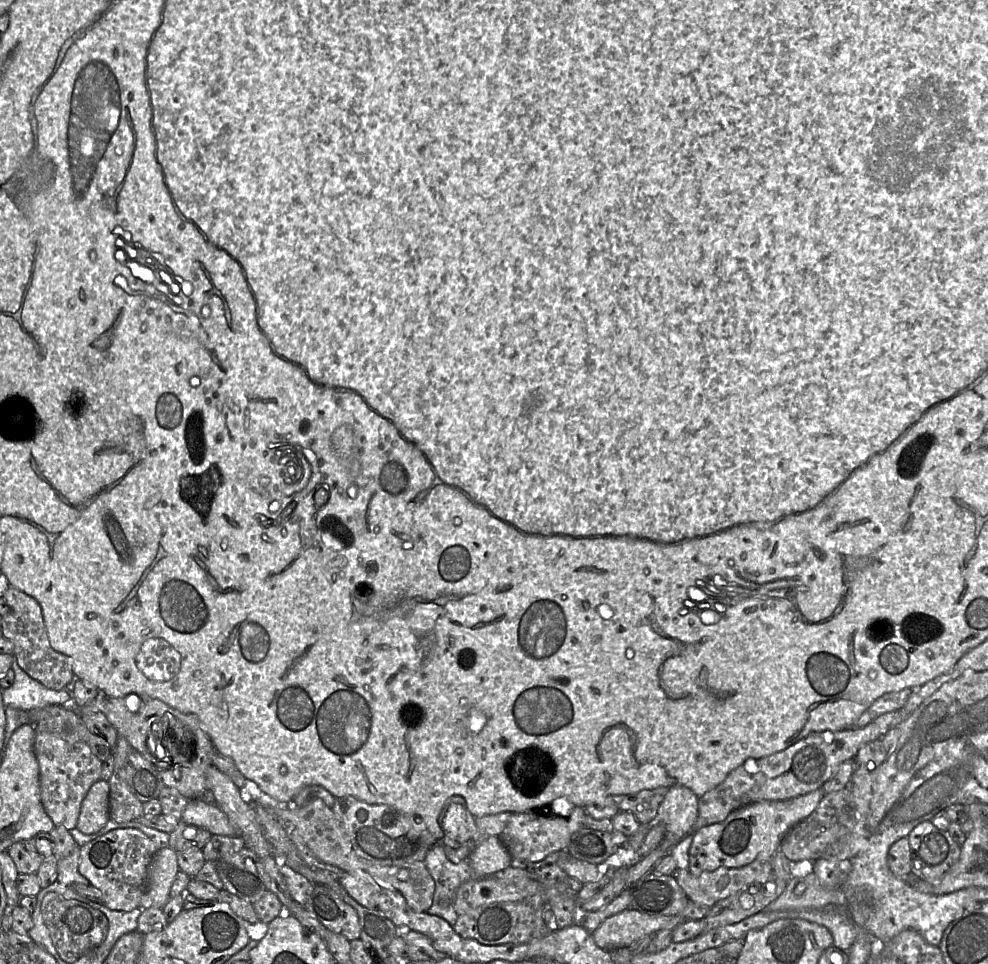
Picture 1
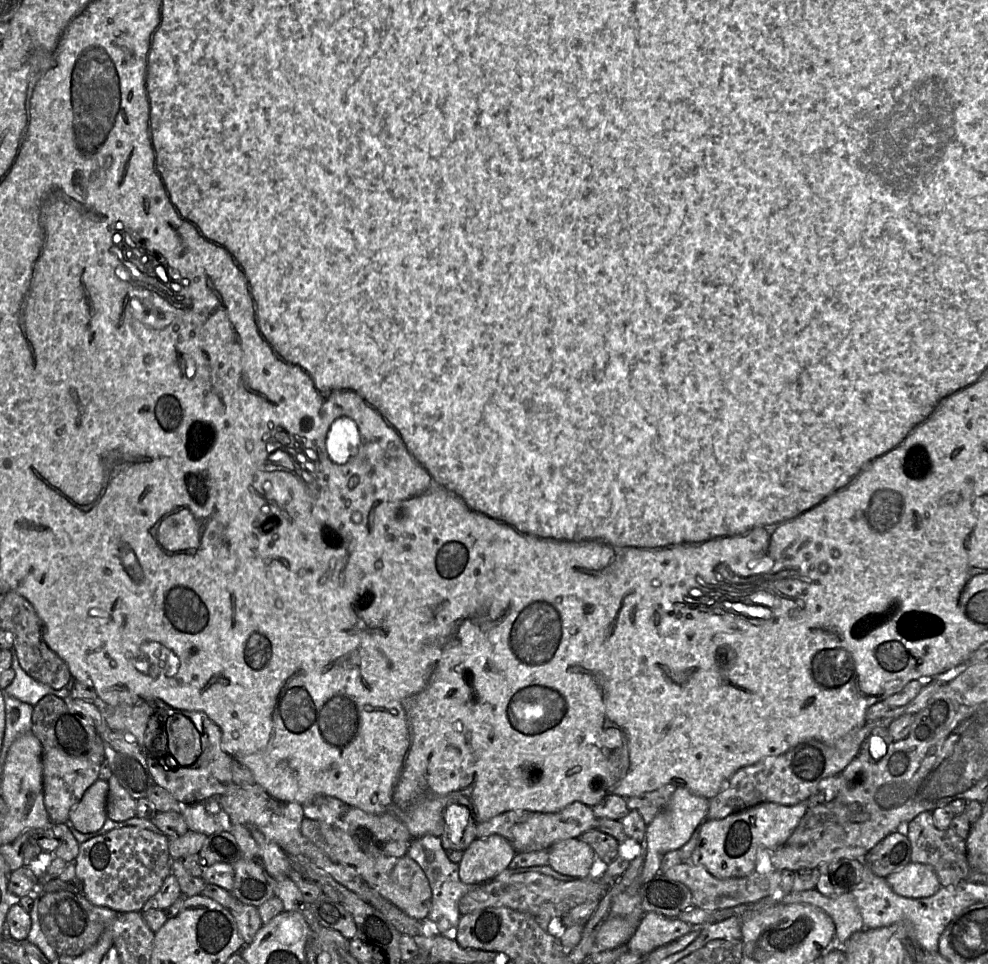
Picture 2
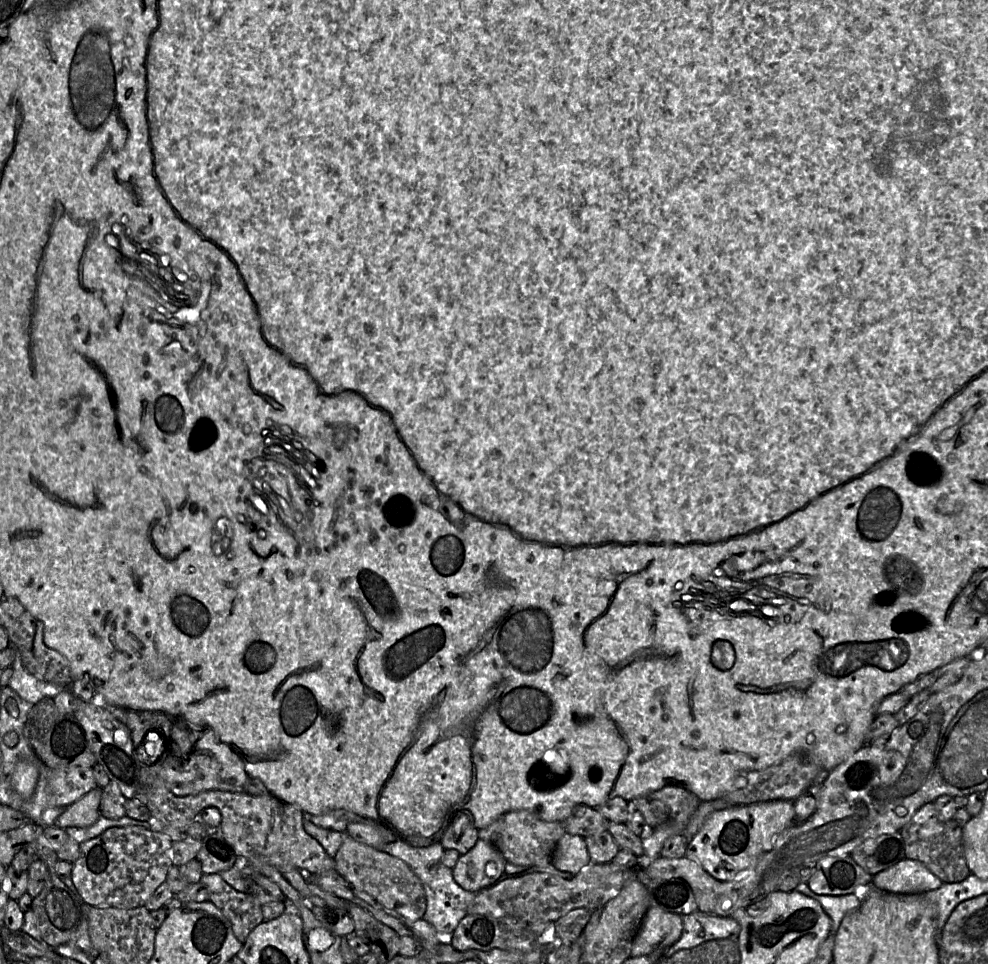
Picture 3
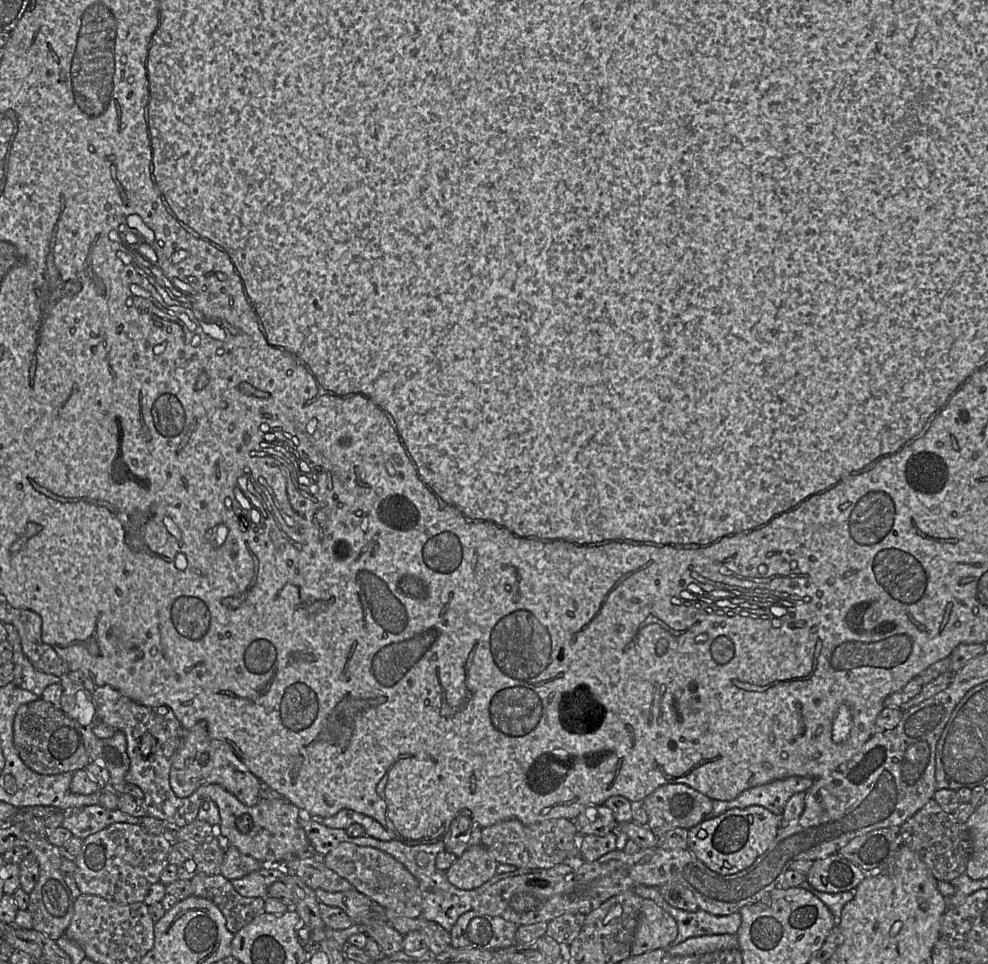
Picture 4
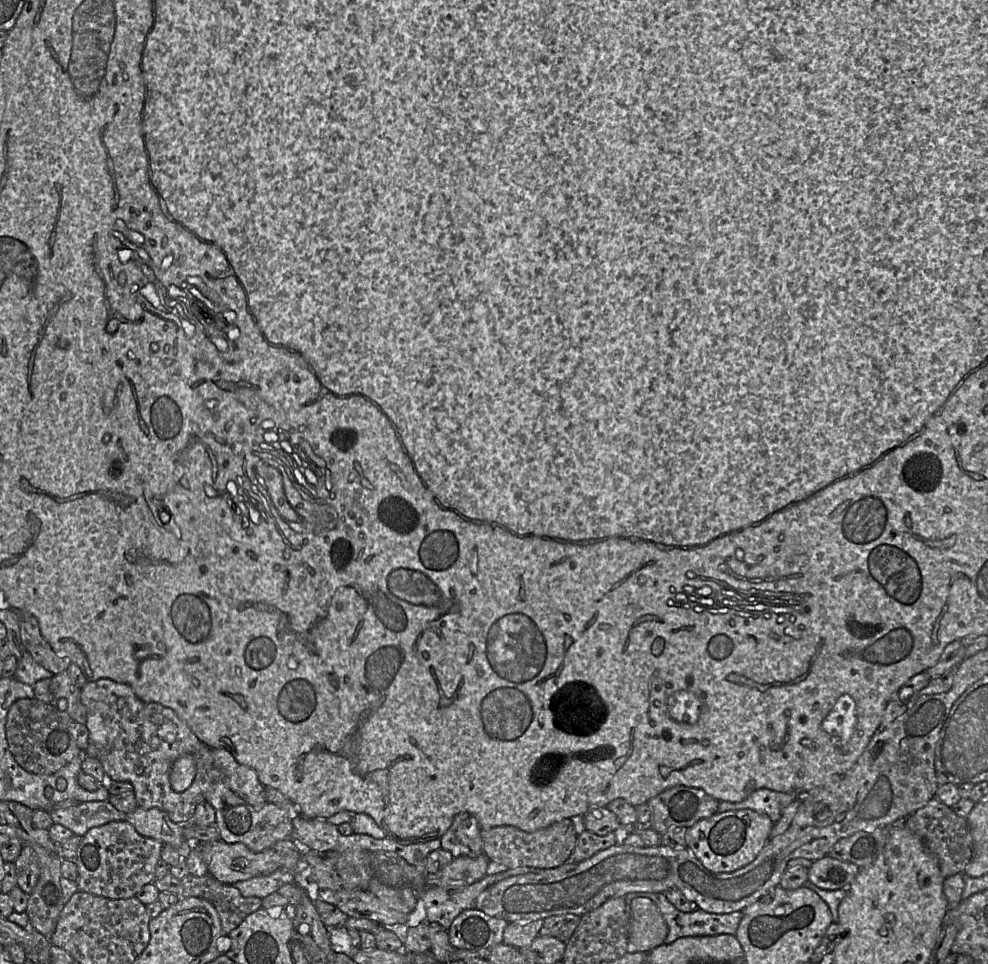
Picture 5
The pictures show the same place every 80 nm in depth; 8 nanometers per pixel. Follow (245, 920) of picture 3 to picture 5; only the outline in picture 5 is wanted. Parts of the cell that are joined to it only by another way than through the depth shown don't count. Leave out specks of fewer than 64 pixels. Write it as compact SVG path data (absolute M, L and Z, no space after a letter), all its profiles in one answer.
M207 874L204 876L187 875L181 880L178 900L197 897L206 899L217 910L222 931L230 933L251 913L262 907L259 897L244 897L233 885L224 884Z

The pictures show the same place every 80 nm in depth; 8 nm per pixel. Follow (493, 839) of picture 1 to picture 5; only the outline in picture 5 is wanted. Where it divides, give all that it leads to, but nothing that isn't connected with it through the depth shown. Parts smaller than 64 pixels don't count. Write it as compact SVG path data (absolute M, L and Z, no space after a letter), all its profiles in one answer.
M483 853L477 857L460 856L437 873L426 874L426 887L450 883L471 884L487 875L490 860Z

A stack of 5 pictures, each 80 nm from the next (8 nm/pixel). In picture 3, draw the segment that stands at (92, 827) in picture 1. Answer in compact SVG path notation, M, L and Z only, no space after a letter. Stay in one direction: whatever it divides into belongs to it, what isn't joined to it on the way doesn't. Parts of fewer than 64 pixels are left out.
M102 787L89 791L75 803L69 805L56 819L55 825L63 829L68 827L85 828L93 825L100 817Z

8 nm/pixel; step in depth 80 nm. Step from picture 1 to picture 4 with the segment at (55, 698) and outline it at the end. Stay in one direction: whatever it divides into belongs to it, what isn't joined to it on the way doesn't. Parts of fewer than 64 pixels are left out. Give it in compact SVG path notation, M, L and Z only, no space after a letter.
M4 624L4 627L8 634L7 641L13 649L13 683L19 688L28 690L37 695L38 698L41 698L44 689L50 684L59 683L60 677L34 668L23 652L20 637L15 627L11 624Z

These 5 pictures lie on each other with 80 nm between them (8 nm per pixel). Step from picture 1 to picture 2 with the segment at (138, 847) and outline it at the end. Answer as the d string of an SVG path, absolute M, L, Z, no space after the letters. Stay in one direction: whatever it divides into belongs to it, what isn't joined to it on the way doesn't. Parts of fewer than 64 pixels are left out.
M139 826L114 828L79 845L75 863L77 878L83 884L85 898L93 905L106 907L119 913L141 912L145 903L160 889L171 874L173 859L169 853L169 837Z

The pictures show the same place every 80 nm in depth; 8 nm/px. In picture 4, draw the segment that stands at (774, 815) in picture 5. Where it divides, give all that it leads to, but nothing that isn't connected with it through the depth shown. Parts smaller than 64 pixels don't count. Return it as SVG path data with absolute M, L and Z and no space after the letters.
M792 776L749 788L732 800L713 800L709 818L719 816L730 809L749 806L762 806L782 816L787 801L794 794L809 790L814 781L810 777Z

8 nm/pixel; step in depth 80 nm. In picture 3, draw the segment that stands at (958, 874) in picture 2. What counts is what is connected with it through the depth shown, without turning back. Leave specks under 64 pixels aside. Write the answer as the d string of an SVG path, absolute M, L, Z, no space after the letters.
M930 802L923 805L899 832L904 841L906 859L924 864L942 883L957 883L971 874L964 855L962 831L954 819L942 821L934 802Z

